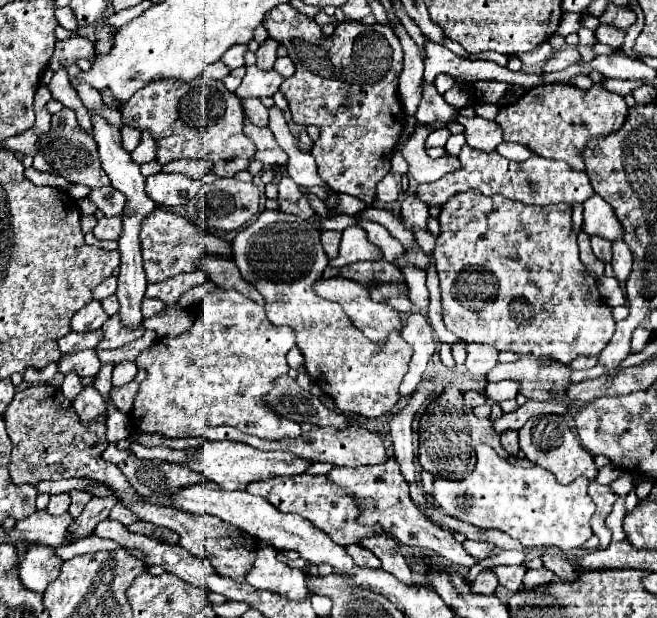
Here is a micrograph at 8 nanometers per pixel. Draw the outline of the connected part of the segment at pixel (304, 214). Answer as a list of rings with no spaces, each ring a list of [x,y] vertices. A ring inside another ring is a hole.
[[[301,196],[297,202],[291,202],[291,200],[283,200],[283,198],[279,198],[279,210],[285,212],[285,214],[301,216],[301,218],[305,218],[305,220],[313,218],[313,212],[315,212],[315,210],[309,206],[309,202],[307,202],[305,196]]]

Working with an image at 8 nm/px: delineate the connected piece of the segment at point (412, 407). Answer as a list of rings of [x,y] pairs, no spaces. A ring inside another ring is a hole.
[[[427,378],[419,384],[419,390],[411,396],[409,404],[391,418],[391,440],[395,446],[395,456],[401,464],[401,472],[409,484],[417,482],[417,466],[415,466],[415,452],[413,452],[413,418],[419,408],[425,404],[427,396],[435,388],[433,378]]]

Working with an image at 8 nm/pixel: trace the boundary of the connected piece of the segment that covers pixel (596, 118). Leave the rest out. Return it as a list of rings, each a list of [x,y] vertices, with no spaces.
[[[603,82],[593,84],[589,90],[581,90],[571,84],[543,84],[527,90],[519,100],[501,106],[495,122],[503,130],[507,142],[519,142],[529,146],[537,156],[569,162],[571,168],[583,170],[581,148],[593,136],[607,136],[621,128],[627,116],[627,104],[623,96],[605,90]]]

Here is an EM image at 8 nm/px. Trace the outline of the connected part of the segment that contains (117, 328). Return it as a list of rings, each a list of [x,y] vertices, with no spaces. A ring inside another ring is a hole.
[[[117,314],[109,316],[109,320],[103,324],[103,340],[97,348],[103,348],[103,350],[113,350],[113,348],[121,348],[125,346],[127,342],[143,336],[145,328],[139,326],[139,328],[125,328],[121,324],[121,318]]]

